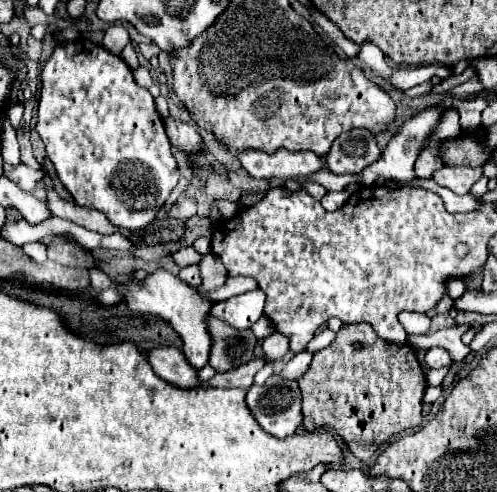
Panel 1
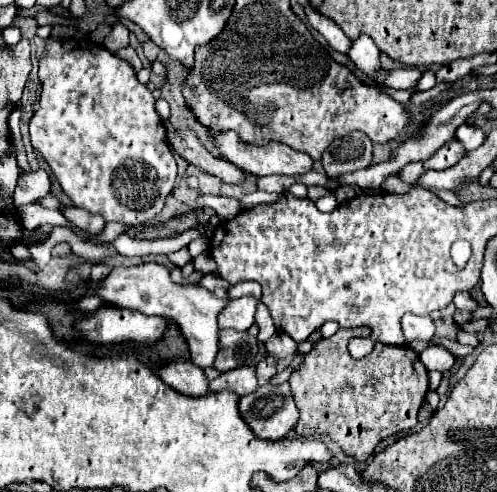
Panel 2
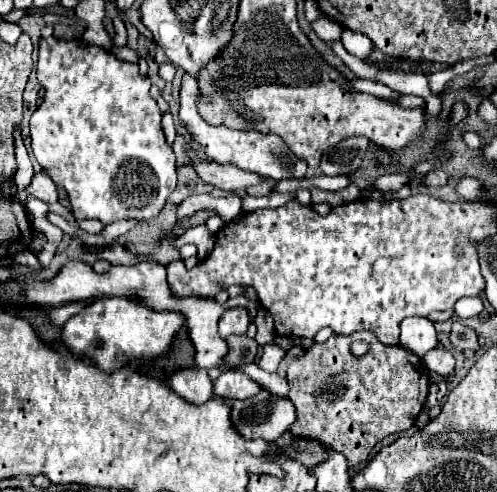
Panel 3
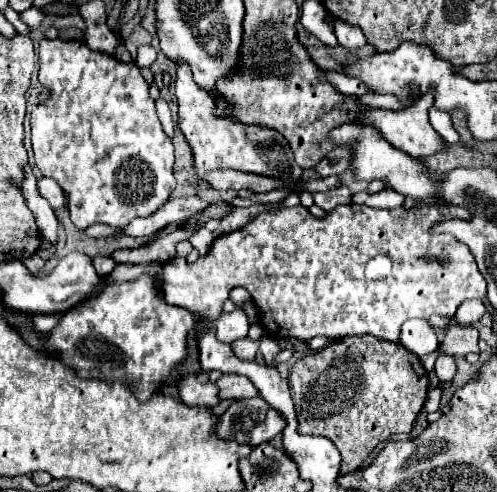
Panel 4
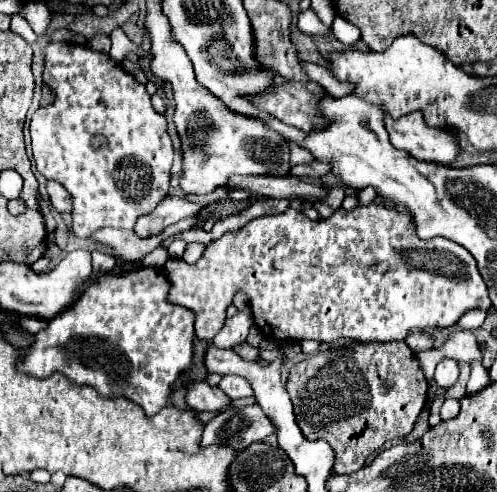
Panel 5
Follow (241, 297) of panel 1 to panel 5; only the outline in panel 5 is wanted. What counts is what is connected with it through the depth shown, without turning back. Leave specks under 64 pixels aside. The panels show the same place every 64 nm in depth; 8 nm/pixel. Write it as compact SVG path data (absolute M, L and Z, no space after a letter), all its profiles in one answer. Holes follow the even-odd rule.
M250 308L236 312L232 318L226 318L222 330L216 334L216 338L212 342L218 348L234 348L236 344L242 344L246 340L252 324L254 324L254 320L252 320Z

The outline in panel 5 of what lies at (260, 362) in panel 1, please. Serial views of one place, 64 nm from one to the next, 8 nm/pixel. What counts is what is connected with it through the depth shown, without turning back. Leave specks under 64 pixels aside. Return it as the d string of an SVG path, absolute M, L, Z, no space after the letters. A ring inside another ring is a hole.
M222 376L220 380L220 390L230 398L230 400L236 400L236 398L246 398L246 396L252 396L252 388L248 384L246 378L240 378L240 376Z

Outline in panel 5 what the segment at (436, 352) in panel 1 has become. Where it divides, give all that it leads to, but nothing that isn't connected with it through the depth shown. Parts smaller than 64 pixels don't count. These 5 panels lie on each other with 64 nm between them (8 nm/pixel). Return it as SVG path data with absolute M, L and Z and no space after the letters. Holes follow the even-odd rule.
M450 358L440 360L438 366L436 366L434 380L440 388L450 388L458 380L458 362L450 360Z

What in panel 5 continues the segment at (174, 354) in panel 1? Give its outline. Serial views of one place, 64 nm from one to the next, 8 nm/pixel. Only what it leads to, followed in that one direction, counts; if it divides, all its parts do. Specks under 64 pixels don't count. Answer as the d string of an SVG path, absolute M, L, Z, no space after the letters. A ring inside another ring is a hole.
M190 382L186 386L186 404L198 412L220 410L230 404L228 396L220 392L218 386L210 386L208 382Z

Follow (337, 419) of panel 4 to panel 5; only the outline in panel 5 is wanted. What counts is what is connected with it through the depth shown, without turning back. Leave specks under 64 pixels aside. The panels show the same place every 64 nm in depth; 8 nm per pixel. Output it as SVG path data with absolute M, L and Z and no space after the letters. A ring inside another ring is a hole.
M354 342L352 346L318 352L298 362L288 376L288 392L294 402L296 422L308 440L322 438L336 452L336 474L352 474L366 464L366 458L384 446L386 440L402 438L412 432L412 426L426 404L428 382L420 370L416 354L404 342Z

